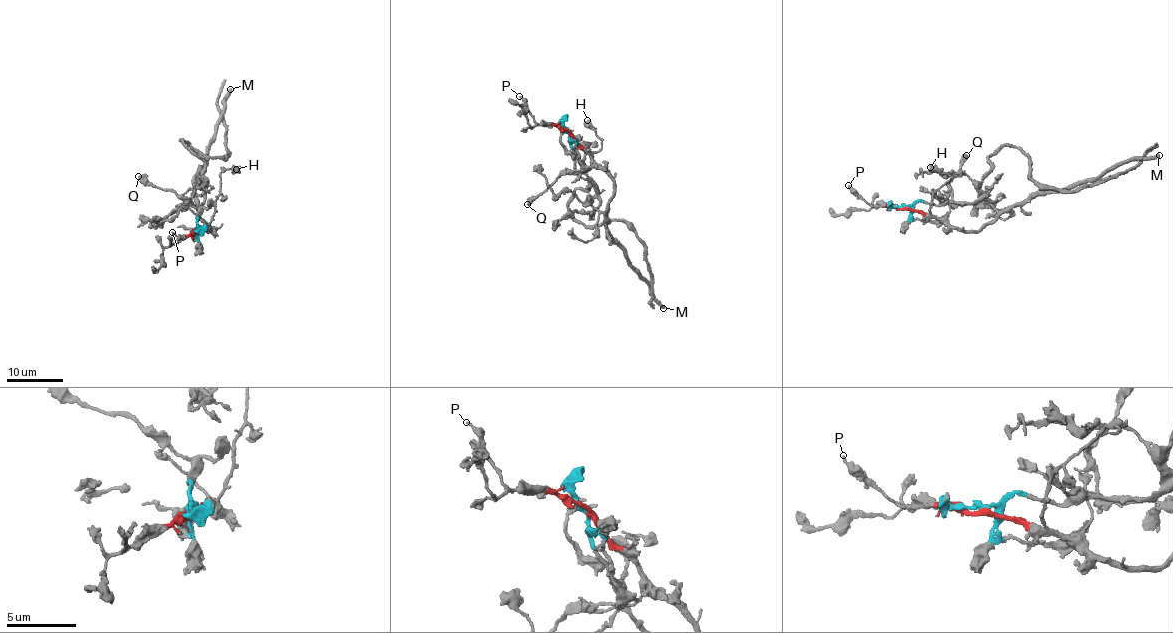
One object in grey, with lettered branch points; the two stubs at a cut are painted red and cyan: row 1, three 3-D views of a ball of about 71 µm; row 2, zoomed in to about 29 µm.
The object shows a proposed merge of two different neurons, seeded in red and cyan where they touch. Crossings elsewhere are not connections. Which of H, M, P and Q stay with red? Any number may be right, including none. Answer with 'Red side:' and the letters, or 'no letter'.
Red side: H, M, P

